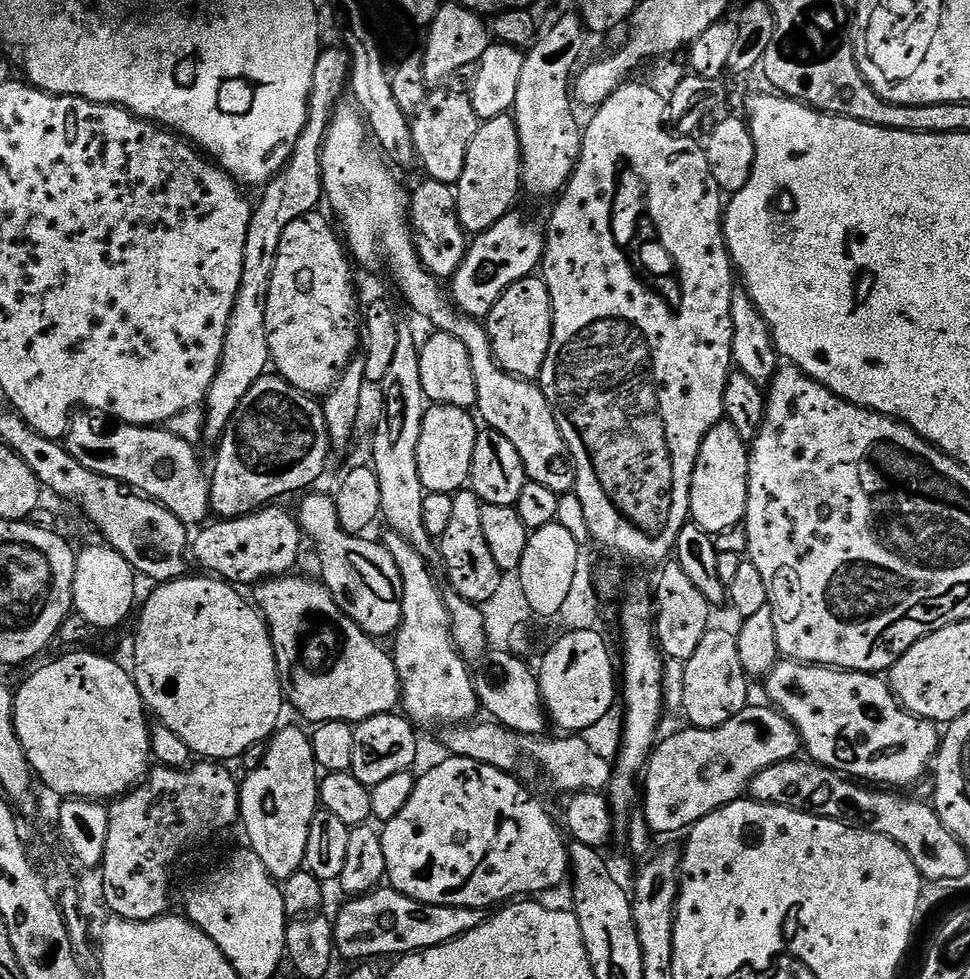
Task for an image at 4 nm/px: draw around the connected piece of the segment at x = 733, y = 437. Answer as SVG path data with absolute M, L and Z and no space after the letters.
M726 422L715 424L710 434L706 434L694 466L688 507L691 523L704 532L715 534L743 521L748 505L749 451L738 430Z

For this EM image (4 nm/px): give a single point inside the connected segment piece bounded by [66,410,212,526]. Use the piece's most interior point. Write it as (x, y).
(151, 460)

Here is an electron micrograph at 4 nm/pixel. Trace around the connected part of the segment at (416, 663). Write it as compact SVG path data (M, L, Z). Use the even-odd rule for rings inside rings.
M389 531L387 535L388 537L383 537L382 543L390 550L398 566L404 591L404 596L400 599L400 627L394 633L394 659L400 679L403 715L416 726L459 726L475 721L476 712L481 711L480 699L472 685L469 665L456 649L444 592L436 585L436 580L432 577L433 569L422 558L422 554L418 554L416 547L406 542L406 538L402 538L397 532Z

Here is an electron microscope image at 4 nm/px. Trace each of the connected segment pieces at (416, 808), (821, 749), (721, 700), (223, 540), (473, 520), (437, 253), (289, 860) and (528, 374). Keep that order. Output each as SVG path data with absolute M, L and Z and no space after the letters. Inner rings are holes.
M449 755L447 759L442 761L441 764L434 765L424 777L421 775L417 779L414 794L410 794L410 802L406 802L406 806L402 806L401 812L383 825L380 838L382 853L385 854L387 883L396 891L406 894L423 904L462 906L463 908L482 908L485 910L491 909L491 904L500 906L513 898L527 897L524 896L527 892L548 892L551 888L558 887L563 880L565 883L570 876L570 865L568 863L569 841L566 839L561 825L559 823L556 825L552 821L551 814L515 780L517 777L511 772L503 772L489 764L474 762L470 758Z
M784 658L772 667L766 683L768 696L772 699L769 701L788 717L788 721L796 725L800 731L803 751L815 763L876 786L912 784L927 768L929 771L940 746L941 733L933 721L922 720L903 708L887 679L871 672L845 672L843 668L804 664L800 660Z
M709 627L708 632L702 634L702 642L698 642L694 654L690 654L690 658L683 661L682 711L688 715L687 723L693 728L722 726L750 704L750 678L744 673L742 658L738 655L736 632L733 629L716 627Z
M265 506L251 512L249 516L238 516L234 520L221 519L220 524L209 523L195 533L190 552L201 564L205 573L233 586L249 584L255 586L265 578L279 578L291 573L300 552L302 533L297 517L280 506Z
M461 490L452 496L454 511L446 534L438 537L442 568L448 571L448 580L454 591L472 604L483 606L498 589L501 570L486 546L486 534L482 530L482 501L471 490Z
M427 178L421 180L421 184L410 188L408 210L412 237L416 243L420 261L426 266L426 270L434 274L437 280L448 282L458 270L458 266L462 266L464 256L470 247L470 236L460 224L455 187L437 180Z
M285 725L273 733L267 743L268 748L262 764L254 769L248 778L241 783L240 820L248 836L249 847L262 860L271 877L278 882L288 880L294 873L303 869L306 843L309 841L310 822L319 811L319 778L313 756L313 746L309 733L296 727Z
M536 274L514 282L490 310L486 327L500 365L514 376L535 381L546 362L552 337L552 299L546 282Z

